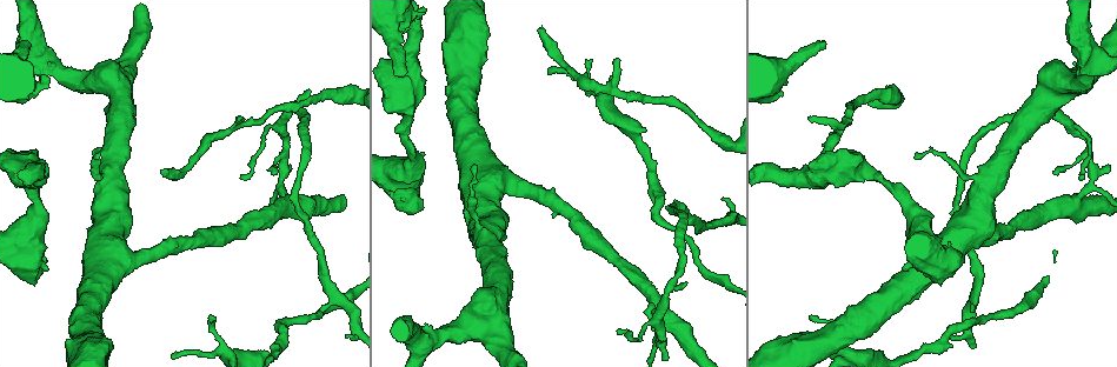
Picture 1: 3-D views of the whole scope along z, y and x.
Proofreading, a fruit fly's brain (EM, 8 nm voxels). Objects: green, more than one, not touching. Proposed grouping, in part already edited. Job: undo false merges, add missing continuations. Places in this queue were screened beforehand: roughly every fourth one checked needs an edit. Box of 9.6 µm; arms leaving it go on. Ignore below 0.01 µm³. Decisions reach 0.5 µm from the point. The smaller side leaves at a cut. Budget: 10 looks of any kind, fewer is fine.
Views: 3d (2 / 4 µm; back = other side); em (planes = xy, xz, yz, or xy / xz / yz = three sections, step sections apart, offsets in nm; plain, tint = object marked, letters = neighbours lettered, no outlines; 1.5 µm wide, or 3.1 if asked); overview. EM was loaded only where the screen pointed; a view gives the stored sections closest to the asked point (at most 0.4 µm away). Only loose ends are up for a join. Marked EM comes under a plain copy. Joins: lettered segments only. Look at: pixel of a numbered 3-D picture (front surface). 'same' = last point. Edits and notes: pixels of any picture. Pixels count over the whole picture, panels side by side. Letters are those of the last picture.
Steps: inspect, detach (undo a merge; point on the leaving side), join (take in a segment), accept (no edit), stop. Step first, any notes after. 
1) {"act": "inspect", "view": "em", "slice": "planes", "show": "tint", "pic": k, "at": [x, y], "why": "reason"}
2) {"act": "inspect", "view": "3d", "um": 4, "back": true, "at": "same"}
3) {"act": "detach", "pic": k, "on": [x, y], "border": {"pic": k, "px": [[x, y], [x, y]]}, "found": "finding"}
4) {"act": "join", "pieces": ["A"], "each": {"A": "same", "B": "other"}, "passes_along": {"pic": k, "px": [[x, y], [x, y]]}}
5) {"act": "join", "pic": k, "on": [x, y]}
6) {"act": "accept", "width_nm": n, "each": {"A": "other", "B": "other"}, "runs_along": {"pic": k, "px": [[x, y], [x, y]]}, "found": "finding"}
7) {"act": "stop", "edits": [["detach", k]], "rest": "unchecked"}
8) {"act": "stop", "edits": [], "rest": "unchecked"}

{"act": "inspect", "view": "em", "slice": "planes", "show": "letters", "pic": 1, "at": [884, 184], "why": "a narrow waist"}

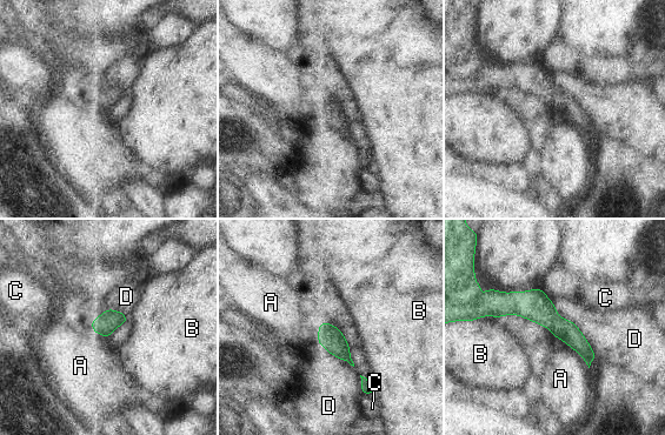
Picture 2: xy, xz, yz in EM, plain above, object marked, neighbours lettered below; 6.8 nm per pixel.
{"act": "accept", "width_nm": 140, "each": {"A": "other", "B": "other", "C": "other", "D": "other"}, "runs_along": {"pic": 2, "px": [[491, 307], [536, 306], [591, 357]]}, "found": "one cell here"}

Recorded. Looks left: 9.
{"act": "inspect", "view": "em", "slice": "planes", "show": "letters", "pic": 1, "at": [976, 178]}

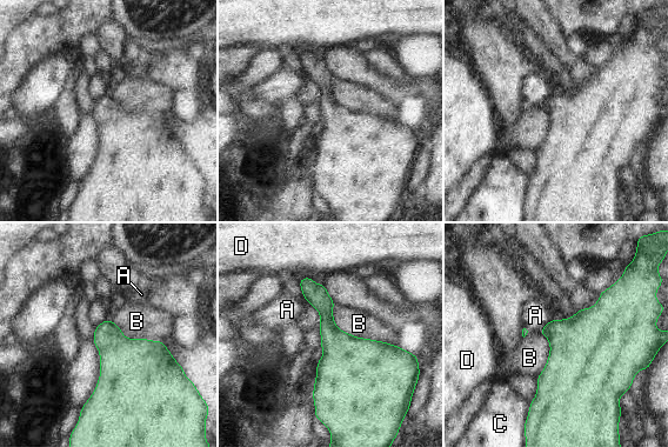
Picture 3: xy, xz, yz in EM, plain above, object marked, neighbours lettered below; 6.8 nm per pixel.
{"act": "accept", "width_nm": 280, "each": {"A": "other", "B": "other", "C": "other", "D": "other"}, "border": {"pic": 3, "px": [[332, 306], [341, 331], [400, 347]]}, "found": "one cell here"}

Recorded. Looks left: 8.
{"act": "inspect", "view": "em", "slice": "yz", "step": 8, "show": "tint", "pic": 1, "at": [539, 30], "why": "long arm stops here"}

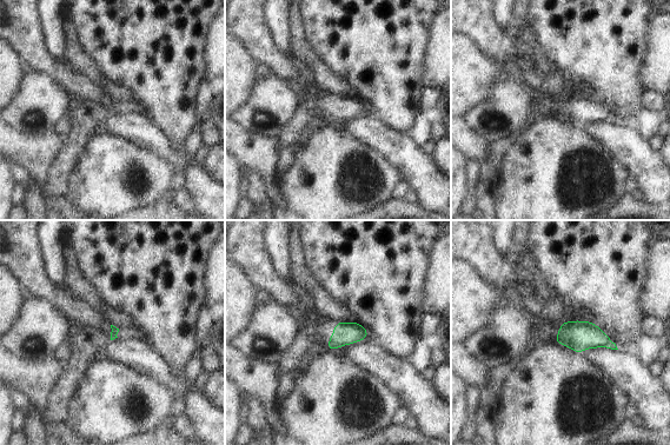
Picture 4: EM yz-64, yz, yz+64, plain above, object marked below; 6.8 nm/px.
{"act": "inspect", "view": "em", "slice": "planes", "show": "letters", "at": "same", "why": "cut it another way"}

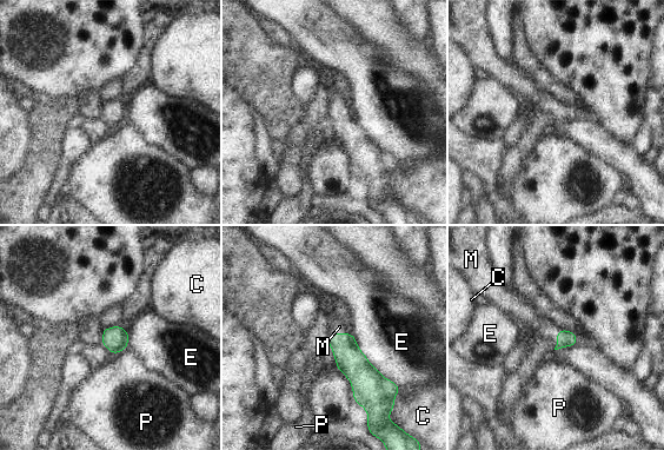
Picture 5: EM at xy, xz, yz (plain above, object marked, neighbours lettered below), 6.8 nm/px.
{"act": "join", "pieces": ["M"], "width_nm": 110, "each": {"C": "other", "E": "other", "M": "same", "P": "other"}, "passes_along": {"pic": 5, "px": [[350, 359], [339, 333], [339, 326]]}, "found": "it goes on there"}

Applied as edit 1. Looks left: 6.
{"act": "inspect", "view": "overview"}

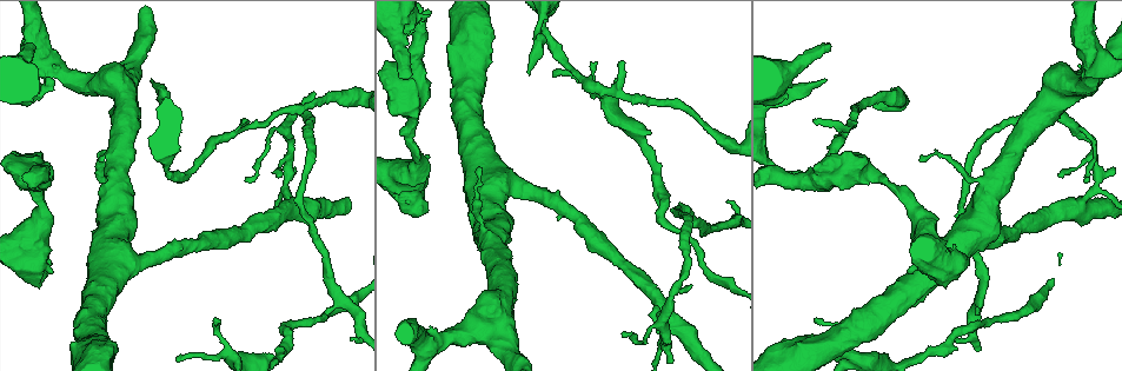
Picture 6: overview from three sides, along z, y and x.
{"act": "inspect", "view": "em", "slice": "planes", "show": "letters", "pic": 6, "at": [592, 62], "why": "branch stops here"}

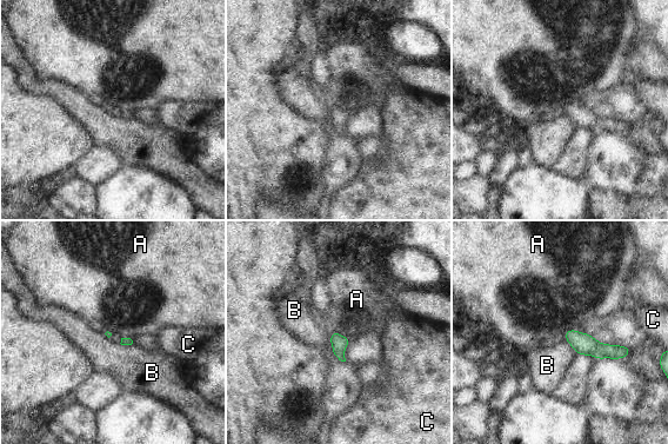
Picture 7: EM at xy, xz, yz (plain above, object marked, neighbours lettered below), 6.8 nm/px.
{"act": "accept", "longest_contact_nm": ["B", 130], "each": {"A": "other", "B": "other", "C": "other"}, "found": "none of them fits"}

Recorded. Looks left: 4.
{"act": "stop", "edits": [["join", 5]], "rest": "unchecked"}

